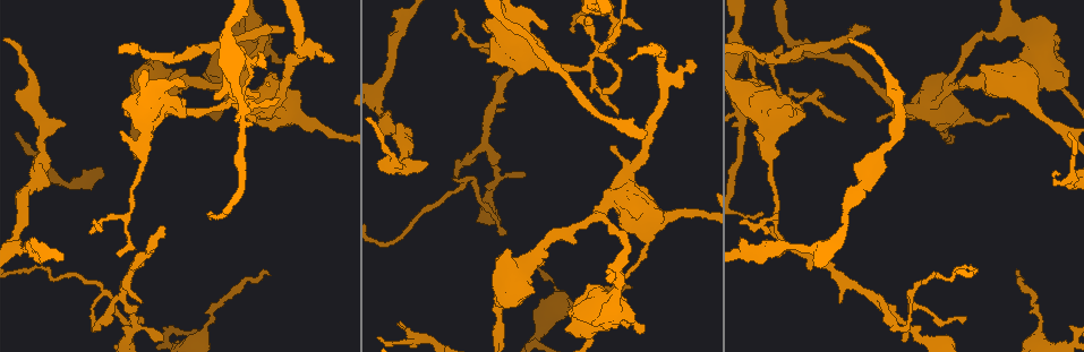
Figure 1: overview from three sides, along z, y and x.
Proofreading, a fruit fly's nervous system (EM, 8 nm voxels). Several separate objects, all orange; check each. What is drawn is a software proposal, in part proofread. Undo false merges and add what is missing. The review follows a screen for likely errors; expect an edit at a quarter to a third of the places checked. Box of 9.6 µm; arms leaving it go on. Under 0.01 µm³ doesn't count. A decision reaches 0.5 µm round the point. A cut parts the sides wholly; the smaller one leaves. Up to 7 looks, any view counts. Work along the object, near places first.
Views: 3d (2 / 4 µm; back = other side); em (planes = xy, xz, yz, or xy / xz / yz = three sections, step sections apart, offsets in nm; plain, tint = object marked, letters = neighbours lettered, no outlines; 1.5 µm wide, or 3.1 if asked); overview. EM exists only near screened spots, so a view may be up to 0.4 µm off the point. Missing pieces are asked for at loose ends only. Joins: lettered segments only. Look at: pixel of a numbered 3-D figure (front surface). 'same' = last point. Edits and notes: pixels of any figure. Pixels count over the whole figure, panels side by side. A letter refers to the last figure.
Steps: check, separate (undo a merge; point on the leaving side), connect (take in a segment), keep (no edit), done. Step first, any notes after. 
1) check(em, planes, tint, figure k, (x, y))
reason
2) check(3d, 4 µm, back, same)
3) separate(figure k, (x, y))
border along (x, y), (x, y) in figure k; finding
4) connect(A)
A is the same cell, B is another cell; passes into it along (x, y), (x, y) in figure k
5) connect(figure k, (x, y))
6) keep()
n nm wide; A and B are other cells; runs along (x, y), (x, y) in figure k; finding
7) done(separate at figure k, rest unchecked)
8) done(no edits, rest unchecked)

check(em, xz, step 8, tint, figure 1, (1008, 115))
free end

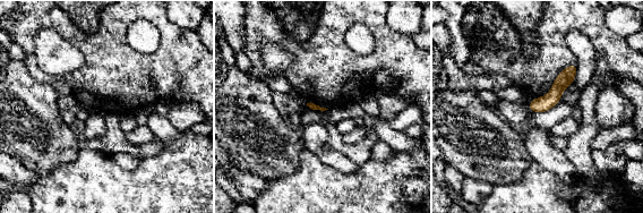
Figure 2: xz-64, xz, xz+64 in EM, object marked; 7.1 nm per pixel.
check(em, xy, step 4, tint, same)
another direction

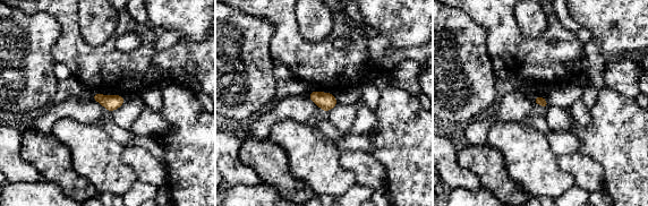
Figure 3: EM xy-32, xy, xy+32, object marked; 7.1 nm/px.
check(em, xy, step 4, letters, same)

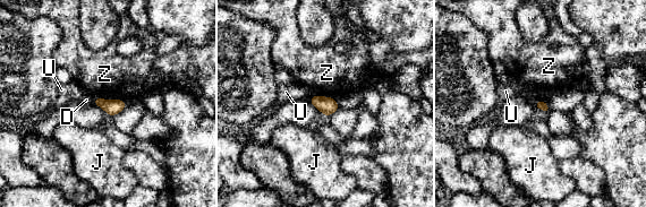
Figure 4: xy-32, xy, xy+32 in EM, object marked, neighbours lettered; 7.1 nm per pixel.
keep()
70 nm wide; D, J, U and Z are other cells; border along (93, 96), (124, 101) in figure 4; no lettered segment goes on from it

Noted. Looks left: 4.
check(em, xz, step 8, plain, figure 1, (642, 138))
free end

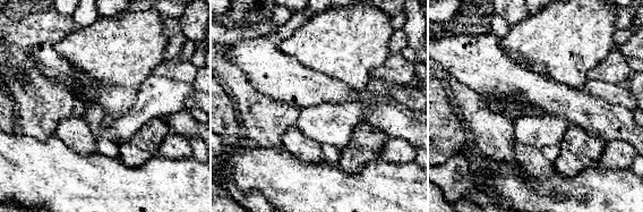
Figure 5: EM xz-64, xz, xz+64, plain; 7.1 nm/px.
check(em, xz, step 8, letters, same)
see the neighbours

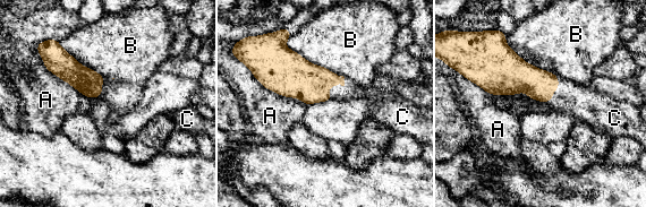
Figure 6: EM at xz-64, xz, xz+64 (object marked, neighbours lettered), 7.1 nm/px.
connect(C)
C is the same cell, A and B are other cells; passes into it along (298, 78), (332, 85), (350, 91) in figure 6; the cell continues

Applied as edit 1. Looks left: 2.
check(overview)

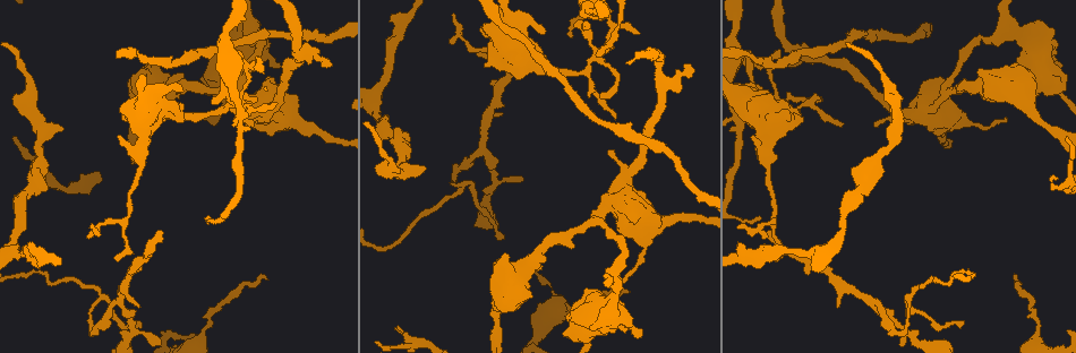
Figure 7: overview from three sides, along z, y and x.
check(em, planes, letters, figure 7, (455, 173))
abrupt turn

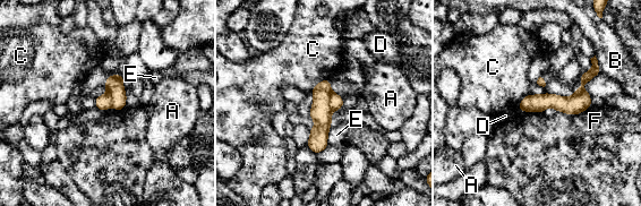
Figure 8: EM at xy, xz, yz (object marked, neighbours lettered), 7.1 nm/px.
separate(figure 8, (335, 101))
A, B, C, D, E and F are other cells; border along (332, 93), (330, 96), (331, 110) in figure 8; a second cell is stuck on

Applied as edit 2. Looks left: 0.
done(connect at figure 6, separate at figure 8, rest unchecked)

